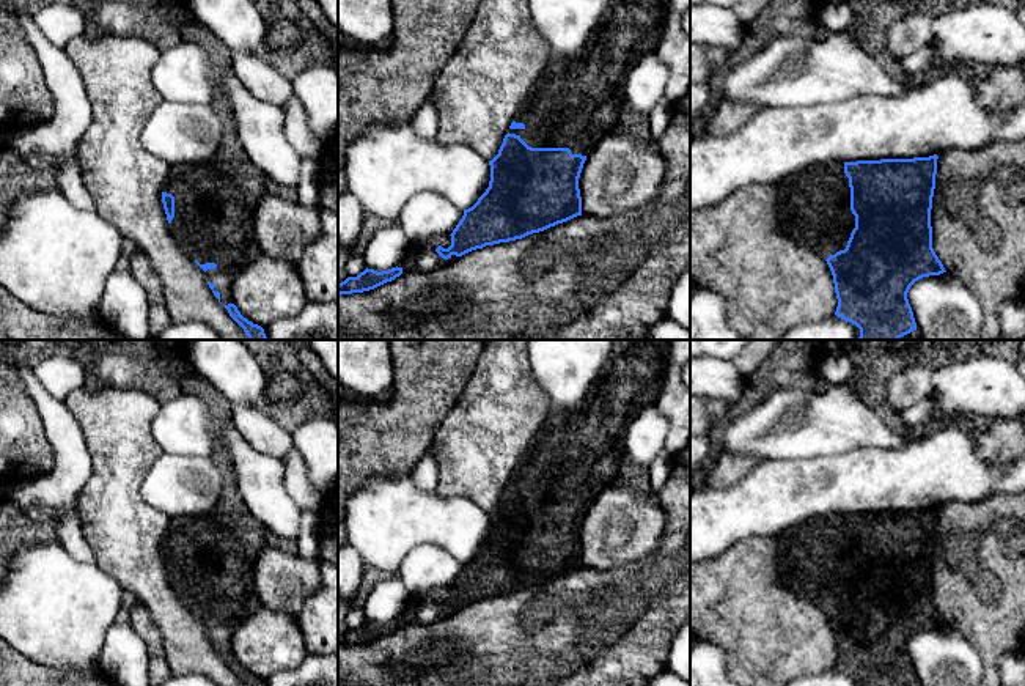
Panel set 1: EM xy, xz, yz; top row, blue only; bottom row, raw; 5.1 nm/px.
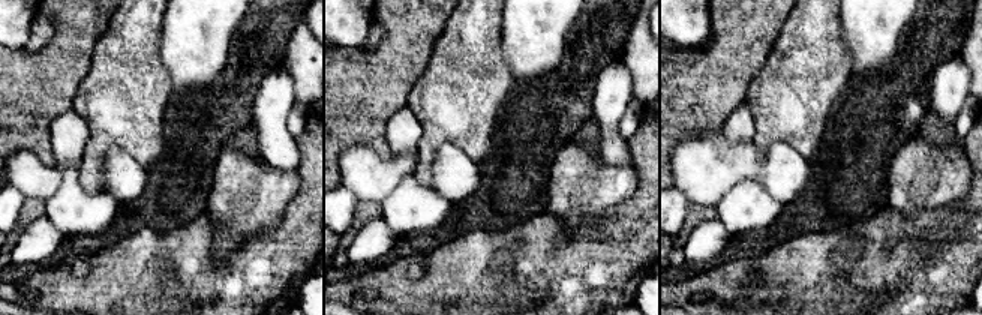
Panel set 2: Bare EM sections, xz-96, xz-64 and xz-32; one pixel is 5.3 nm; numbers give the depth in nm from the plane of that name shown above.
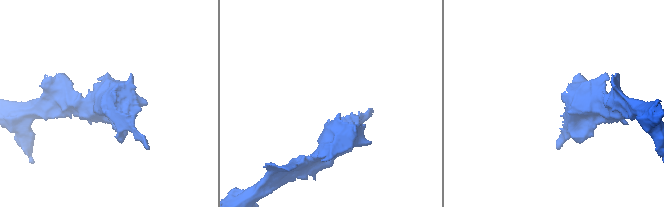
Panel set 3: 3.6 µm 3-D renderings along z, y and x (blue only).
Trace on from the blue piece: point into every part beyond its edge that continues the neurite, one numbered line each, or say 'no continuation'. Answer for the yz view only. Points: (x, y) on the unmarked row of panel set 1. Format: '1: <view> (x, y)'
1: yz (815, 557)

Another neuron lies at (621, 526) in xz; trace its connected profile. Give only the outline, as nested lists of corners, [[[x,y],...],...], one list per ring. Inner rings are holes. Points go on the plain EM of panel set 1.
[[[616,477],[586,508],[579,541],[582,566],[605,571],[659,549],[665,514],[654,492],[635,491]]]

